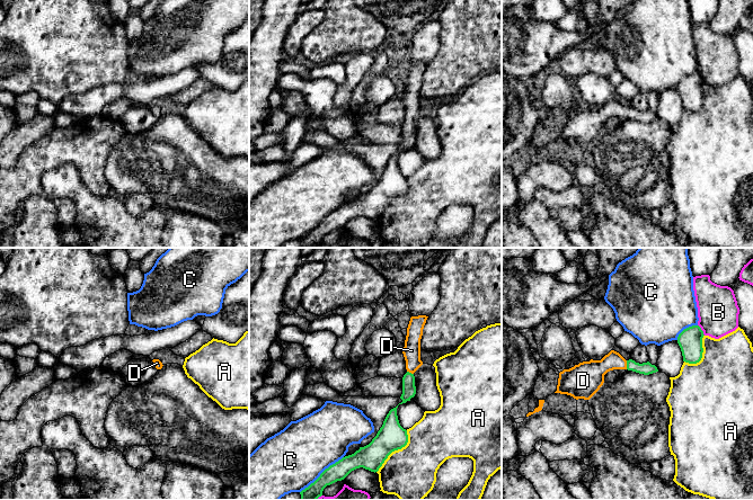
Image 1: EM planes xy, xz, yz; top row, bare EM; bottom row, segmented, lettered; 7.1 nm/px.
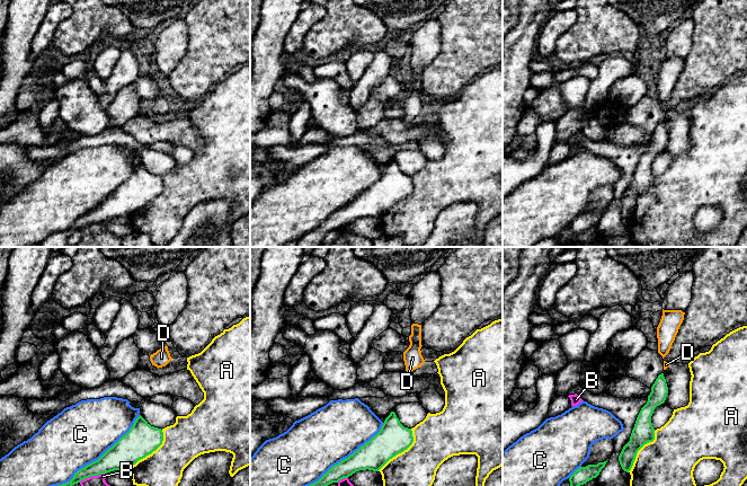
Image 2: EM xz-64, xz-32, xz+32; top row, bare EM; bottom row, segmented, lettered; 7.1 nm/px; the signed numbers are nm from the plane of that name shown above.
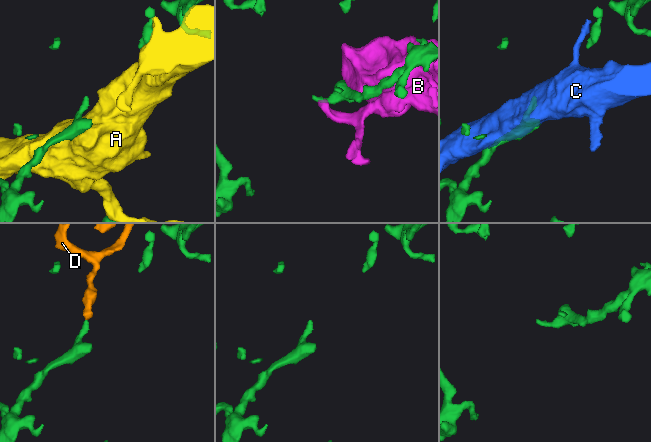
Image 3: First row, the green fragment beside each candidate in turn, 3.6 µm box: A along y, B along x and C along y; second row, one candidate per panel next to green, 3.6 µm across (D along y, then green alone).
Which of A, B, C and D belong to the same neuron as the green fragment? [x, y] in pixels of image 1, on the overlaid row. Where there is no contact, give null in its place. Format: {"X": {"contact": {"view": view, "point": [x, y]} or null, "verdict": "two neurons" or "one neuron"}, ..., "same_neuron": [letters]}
{"A": {"contact": {"view": "xz", "point": [396, 449]}, "verdict": "two neurons"}, "B": {"contact": {"view": "yz", "point": [701, 330]}, "verdict": "two neurons"}, "C": {"contact": {"view": "xz", "point": [321, 473]}, "verdict": "two neurons"}, "D": {"contact": {"view": "yz", "point": [627, 365]}, "verdict": "one neuron"}, "same_neuron": ["D"]}

